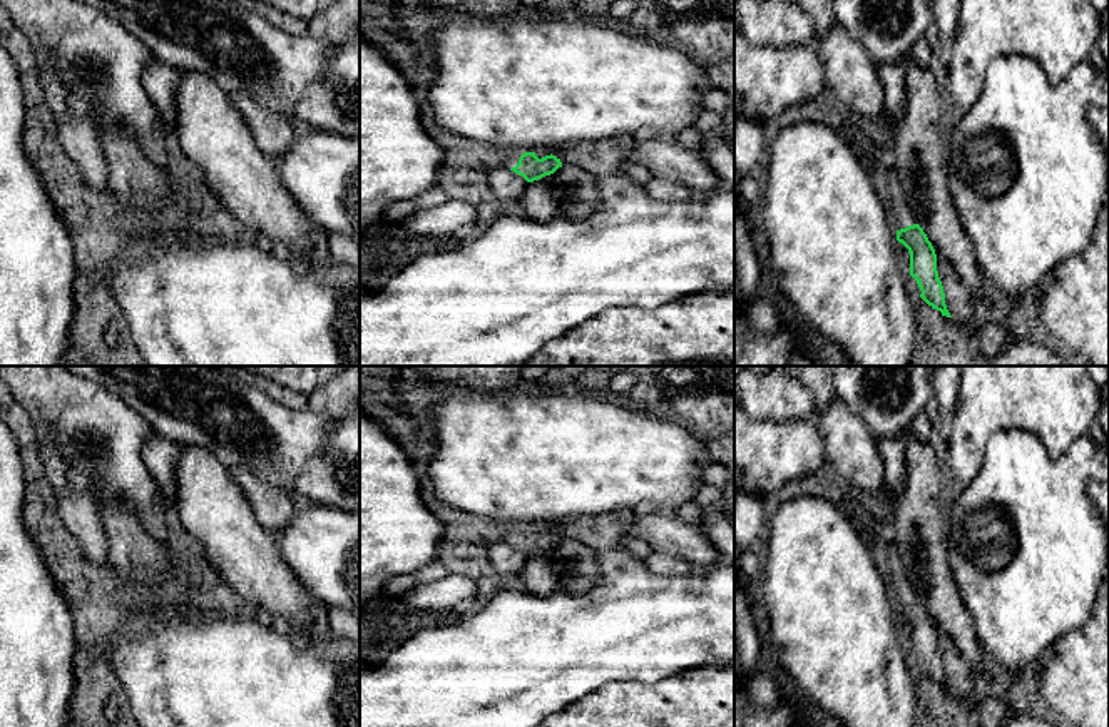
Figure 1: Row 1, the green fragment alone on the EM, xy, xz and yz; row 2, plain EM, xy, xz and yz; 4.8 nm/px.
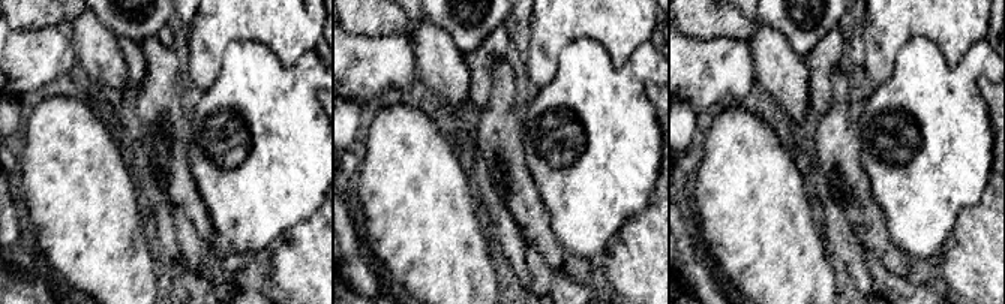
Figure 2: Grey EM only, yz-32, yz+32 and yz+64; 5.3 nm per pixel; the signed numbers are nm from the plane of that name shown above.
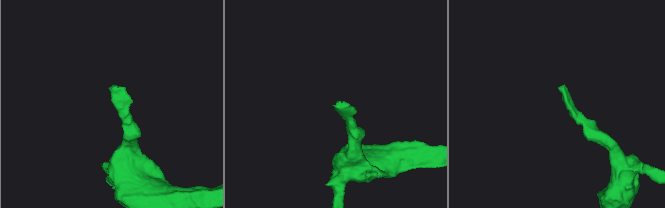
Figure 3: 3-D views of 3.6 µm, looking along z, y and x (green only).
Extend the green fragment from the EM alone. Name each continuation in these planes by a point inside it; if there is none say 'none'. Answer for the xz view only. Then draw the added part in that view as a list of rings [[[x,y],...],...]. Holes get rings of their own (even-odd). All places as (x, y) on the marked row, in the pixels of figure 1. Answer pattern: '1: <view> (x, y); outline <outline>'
1: xz (511, 161); outline [[[514,150],[510,155],[507,155],[503,160],[502,160],[502,165],[507,167],[507,169],[512,169],[519,164],[519,159],[520,155],[525,154],[525,152],[520,152],[520,150]]]

